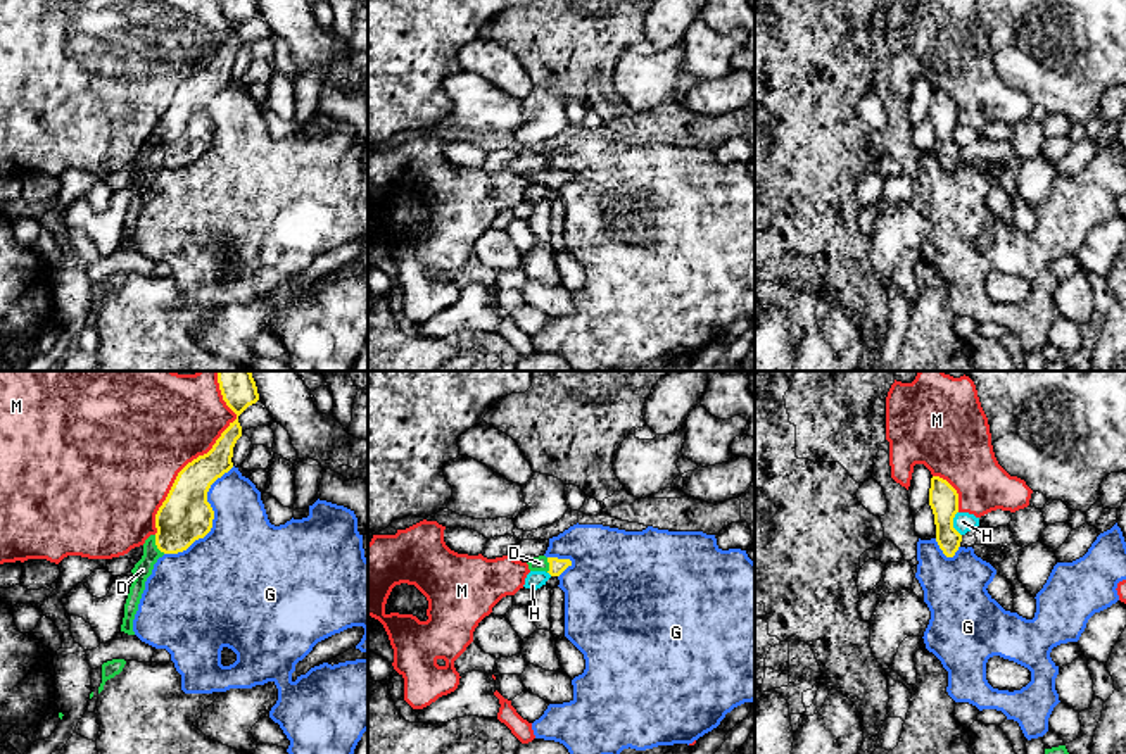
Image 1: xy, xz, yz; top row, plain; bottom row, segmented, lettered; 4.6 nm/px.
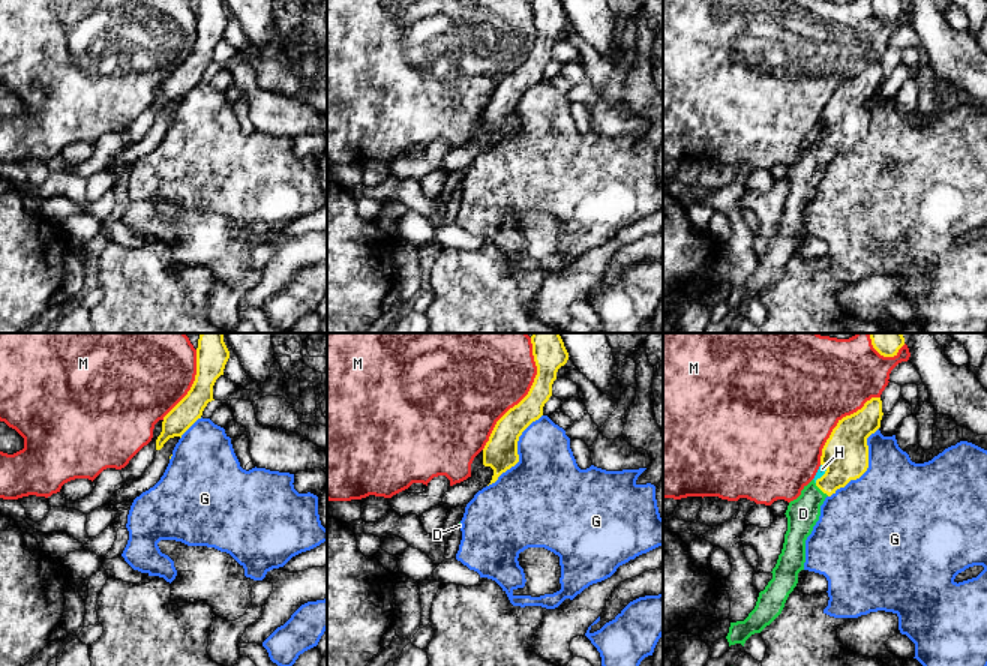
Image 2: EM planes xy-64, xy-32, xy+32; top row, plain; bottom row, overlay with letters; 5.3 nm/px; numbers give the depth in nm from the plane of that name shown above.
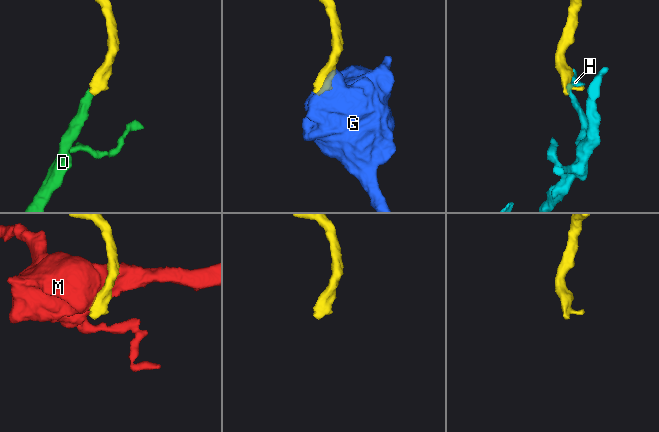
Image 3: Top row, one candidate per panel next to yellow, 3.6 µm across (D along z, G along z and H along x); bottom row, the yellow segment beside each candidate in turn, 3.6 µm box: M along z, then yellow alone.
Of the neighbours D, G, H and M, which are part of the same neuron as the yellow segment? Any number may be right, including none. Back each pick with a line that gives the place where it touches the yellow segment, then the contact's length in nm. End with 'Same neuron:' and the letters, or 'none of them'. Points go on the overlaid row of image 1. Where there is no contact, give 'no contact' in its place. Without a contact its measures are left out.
D: contact xy (156, 544); length 100 nm
Same neuron: D

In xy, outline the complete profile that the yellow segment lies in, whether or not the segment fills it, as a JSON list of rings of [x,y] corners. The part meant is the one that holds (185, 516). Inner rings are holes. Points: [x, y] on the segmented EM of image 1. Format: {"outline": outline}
{"outline": [[[218,371],[218,383],[226,405],[237,419],[221,433],[212,449],[188,462],[176,476],[166,500],[155,514],[157,533],[143,544],[143,556],[131,569],[135,580],[124,604],[121,631],[135,635],[133,619],[138,611],[145,581],[154,564],[164,554],[187,550],[195,540],[204,538],[214,519],[207,502],[211,485],[233,468],[233,447],[242,437],[238,416],[259,400],[250,371]]]}

